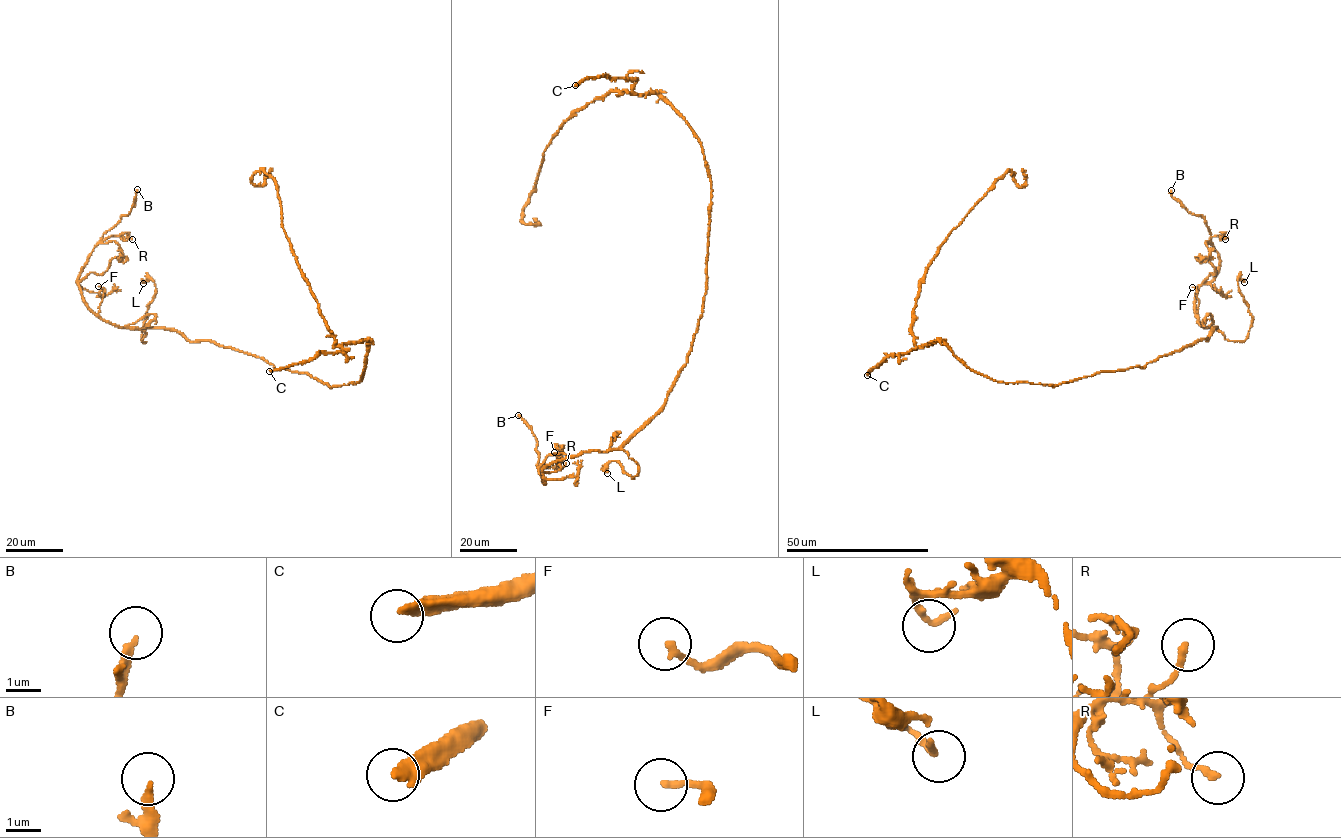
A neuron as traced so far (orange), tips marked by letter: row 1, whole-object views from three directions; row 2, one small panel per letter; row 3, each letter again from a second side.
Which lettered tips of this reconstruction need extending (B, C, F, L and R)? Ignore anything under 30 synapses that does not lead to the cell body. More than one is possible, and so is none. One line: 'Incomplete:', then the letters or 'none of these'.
Incomplete: B, C

